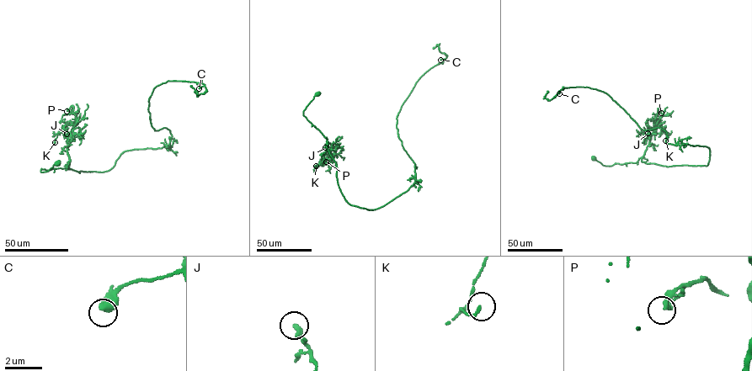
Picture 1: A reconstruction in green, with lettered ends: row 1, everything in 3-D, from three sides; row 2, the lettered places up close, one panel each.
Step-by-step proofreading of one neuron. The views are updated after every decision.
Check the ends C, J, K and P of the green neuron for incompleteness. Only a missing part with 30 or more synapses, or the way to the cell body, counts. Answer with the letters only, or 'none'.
none

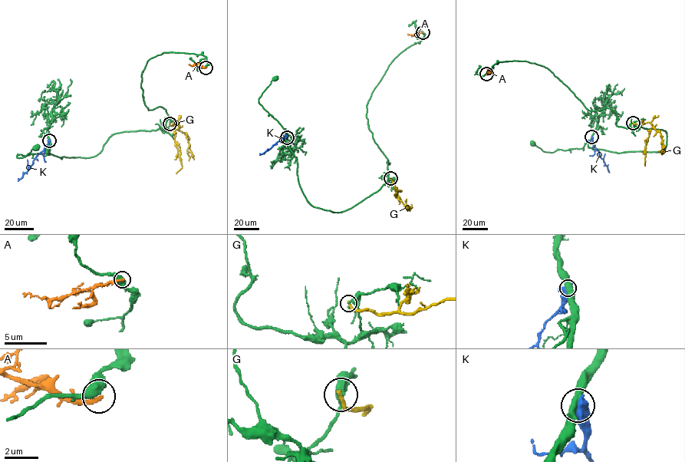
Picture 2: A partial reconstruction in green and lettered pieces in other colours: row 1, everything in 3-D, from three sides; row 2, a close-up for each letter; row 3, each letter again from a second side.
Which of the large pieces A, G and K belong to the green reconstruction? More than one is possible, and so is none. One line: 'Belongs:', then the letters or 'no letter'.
Belongs: no letter

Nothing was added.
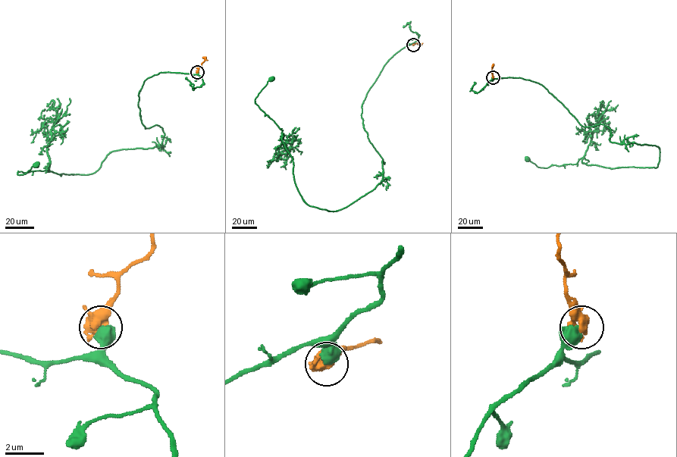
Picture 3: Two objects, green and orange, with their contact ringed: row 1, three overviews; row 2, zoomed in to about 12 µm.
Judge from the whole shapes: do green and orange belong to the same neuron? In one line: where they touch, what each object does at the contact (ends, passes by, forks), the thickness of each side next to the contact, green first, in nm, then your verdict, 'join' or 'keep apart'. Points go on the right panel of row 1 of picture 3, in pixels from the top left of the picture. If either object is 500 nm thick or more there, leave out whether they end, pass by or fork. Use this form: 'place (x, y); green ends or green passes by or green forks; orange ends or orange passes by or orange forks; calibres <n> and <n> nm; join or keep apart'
place (493, 77); calibres 650 and 500 nm; keep apart

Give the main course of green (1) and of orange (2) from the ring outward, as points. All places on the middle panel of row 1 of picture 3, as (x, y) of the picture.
1: (413, 45), (387, 62), (362, 104), (383, 179), (334, 211), (302, 198), (282, 130), (255, 103), (272, 79)
2: (413, 45), (422, 43)

